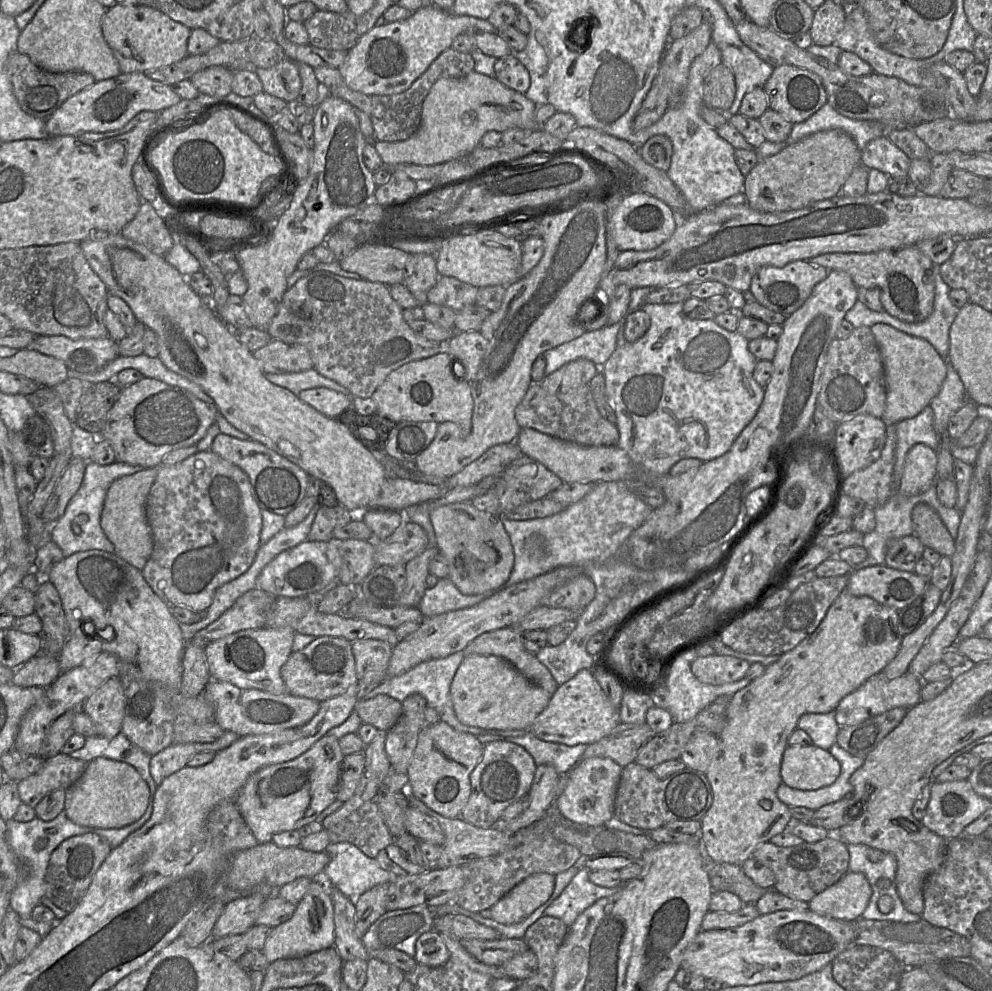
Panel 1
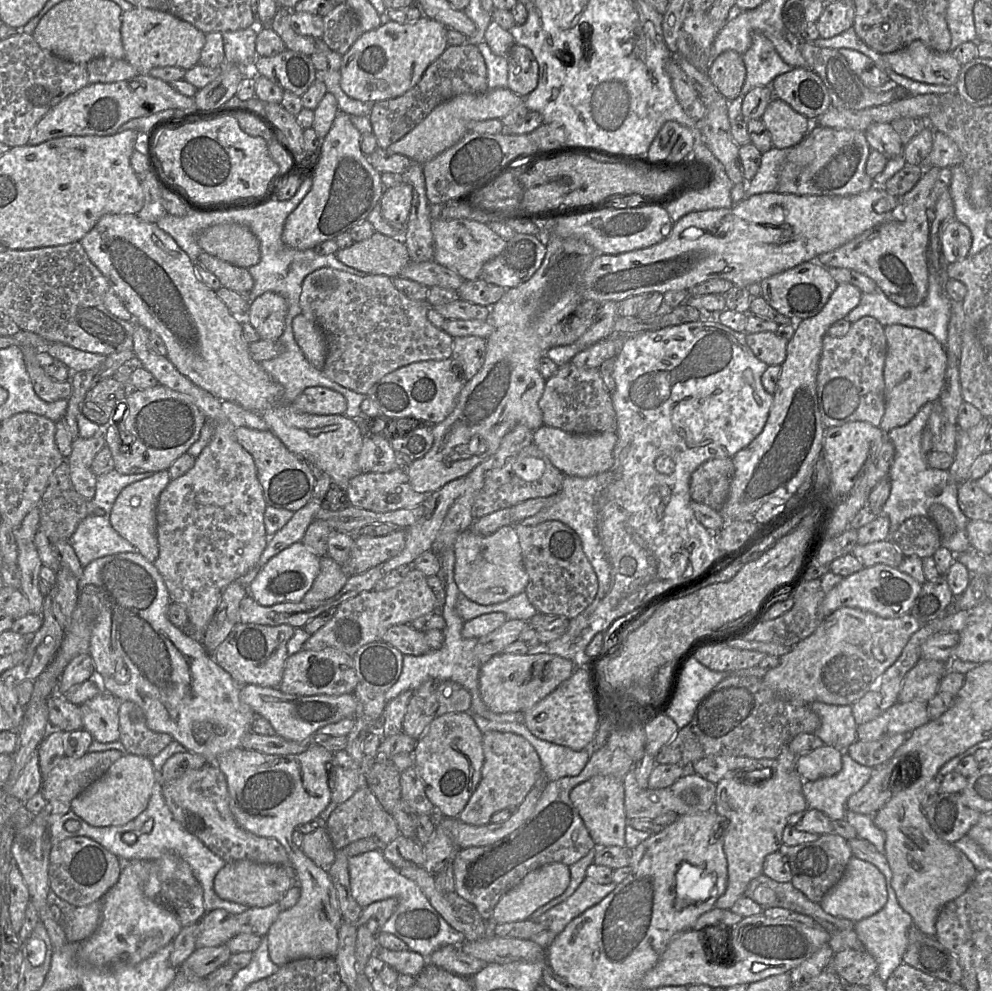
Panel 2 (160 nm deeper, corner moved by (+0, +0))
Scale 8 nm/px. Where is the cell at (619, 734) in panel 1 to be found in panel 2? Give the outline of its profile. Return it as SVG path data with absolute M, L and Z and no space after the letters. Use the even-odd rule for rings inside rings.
M602 746L592 751L588 762L576 776L545 782L543 792L530 816L507 836L484 846L459 849L452 863L455 891L472 903L481 917L491 922L494 908L503 895L513 889L531 871L545 864L574 864L595 845L577 809L570 800L570 791L594 775L611 775L619 779L634 768L634 761L624 749Z

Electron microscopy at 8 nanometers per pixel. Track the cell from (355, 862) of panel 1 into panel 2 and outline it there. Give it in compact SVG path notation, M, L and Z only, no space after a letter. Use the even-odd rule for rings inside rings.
M371 850L349 857L348 871L352 896L360 907L366 908L376 901L388 898L398 900L398 907L382 925L380 932L398 937L407 944L410 951L428 959L442 946L460 946L465 942L464 935L443 919L414 881L401 875L390 865L381 850Z

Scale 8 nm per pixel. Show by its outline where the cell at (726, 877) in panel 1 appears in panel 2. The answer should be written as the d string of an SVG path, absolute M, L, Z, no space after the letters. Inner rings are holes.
M764 874L752 879L744 893L763 908L782 907L812 917L818 926L835 933L854 929L854 922L826 913L789 882L777 882Z

